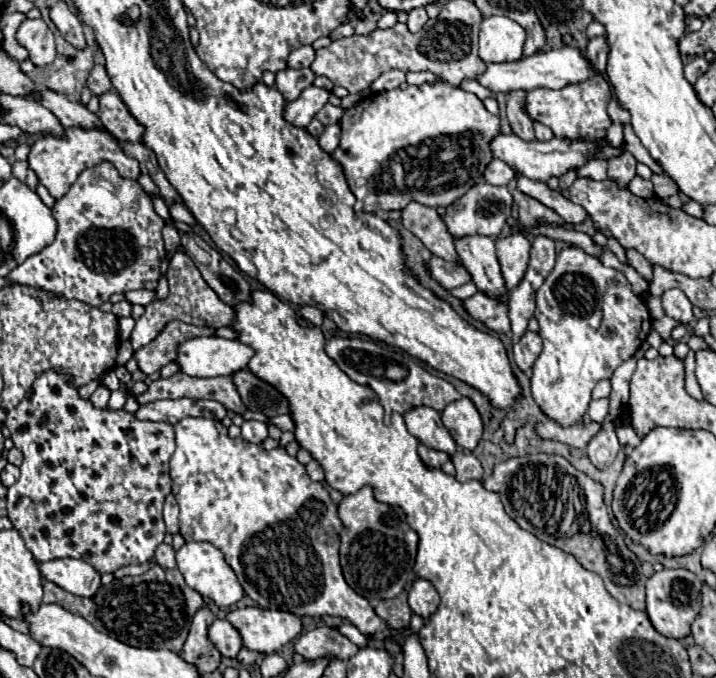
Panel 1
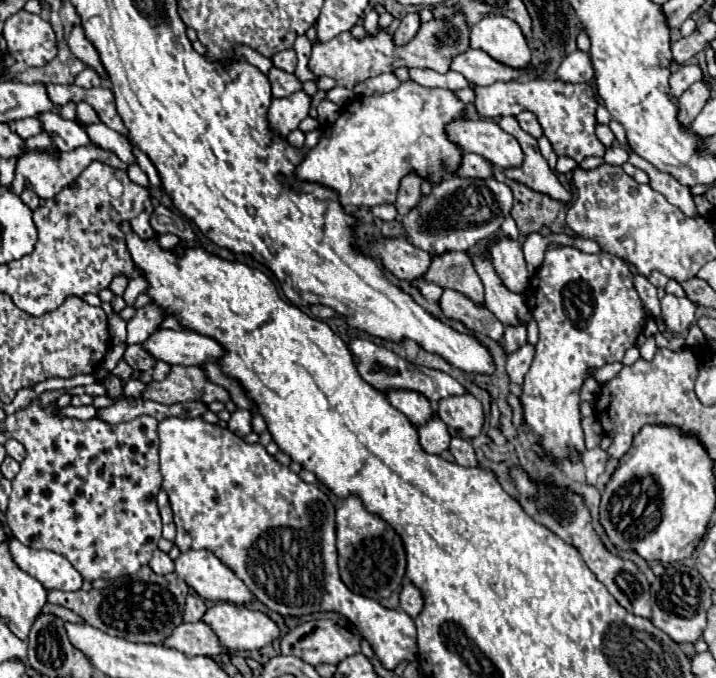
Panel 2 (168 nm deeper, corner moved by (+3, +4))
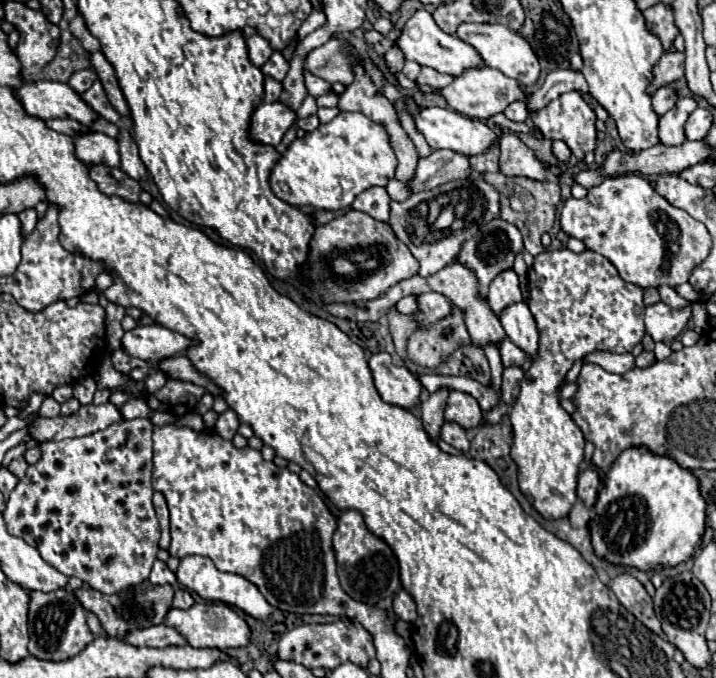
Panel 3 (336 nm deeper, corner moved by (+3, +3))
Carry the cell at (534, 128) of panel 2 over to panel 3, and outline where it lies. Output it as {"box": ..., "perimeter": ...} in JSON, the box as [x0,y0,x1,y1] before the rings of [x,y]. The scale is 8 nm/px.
{"box":[504,101,528,121],"perimeter":[[[514,101],[512,105],[508,105],[508,109],[504,109],[504,115],[512,121],[526,121],[528,119],[526,103],[524,101]]]}

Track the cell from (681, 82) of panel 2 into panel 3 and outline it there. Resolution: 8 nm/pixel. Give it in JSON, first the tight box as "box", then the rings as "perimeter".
{"box":[652,87,678,117],"perimeter":[[[660,87],[652,97],[652,109],[656,109],[656,115],[662,117],[666,111],[670,111],[676,105],[676,101],[678,101],[678,95],[670,91],[670,87]]]}

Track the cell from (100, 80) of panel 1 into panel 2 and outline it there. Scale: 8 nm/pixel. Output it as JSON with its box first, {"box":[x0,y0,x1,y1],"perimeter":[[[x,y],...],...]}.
{"box":[74,68,102,88],"perimeter":[[[86,68],[84,72],[80,72],[80,74],[76,76],[76,82],[74,82],[74,84],[76,84],[76,86],[82,86],[82,88],[94,88],[94,86],[102,86],[102,78],[98,76],[96,70]]]}

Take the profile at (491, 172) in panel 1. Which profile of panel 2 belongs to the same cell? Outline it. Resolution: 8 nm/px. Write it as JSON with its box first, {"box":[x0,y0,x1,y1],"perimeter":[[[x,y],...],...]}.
{"box":[458,154,494,178],"perimeter":[[[464,154],[458,176],[464,176],[464,178],[490,178],[490,176],[494,176],[494,170],[492,170],[492,164],[488,164],[488,160],[484,160],[484,156]]]}

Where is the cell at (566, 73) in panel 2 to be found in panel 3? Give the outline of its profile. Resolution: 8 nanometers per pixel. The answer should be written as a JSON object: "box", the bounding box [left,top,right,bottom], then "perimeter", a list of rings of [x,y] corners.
{"box":[526,69,588,113],"perimeter":[[[556,69],[552,73],[548,73],[544,85],[538,87],[536,91],[528,93],[528,101],[526,101],[528,113],[542,109],[544,105],[548,105],[548,101],[556,99],[558,95],[562,95],[566,91],[588,93],[588,83],[582,77],[582,73],[576,73],[576,71],[570,71],[570,69]]]}

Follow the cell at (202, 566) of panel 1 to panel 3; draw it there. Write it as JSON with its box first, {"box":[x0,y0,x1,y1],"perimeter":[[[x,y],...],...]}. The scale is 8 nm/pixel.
{"box":[176,555,272,621],"perimeter":[[[188,555],[184,559],[180,559],[180,567],[176,571],[176,577],[178,581],[198,593],[202,599],[206,601],[220,601],[220,603],[226,603],[226,605],[232,605],[240,611],[244,611],[246,615],[258,619],[258,621],[266,621],[270,615],[272,615],[272,605],[262,597],[260,589],[256,585],[252,585],[246,577],[242,575],[236,575],[236,573],[222,573],[214,567],[214,563],[208,559],[208,557],[200,557],[200,555]]]}

